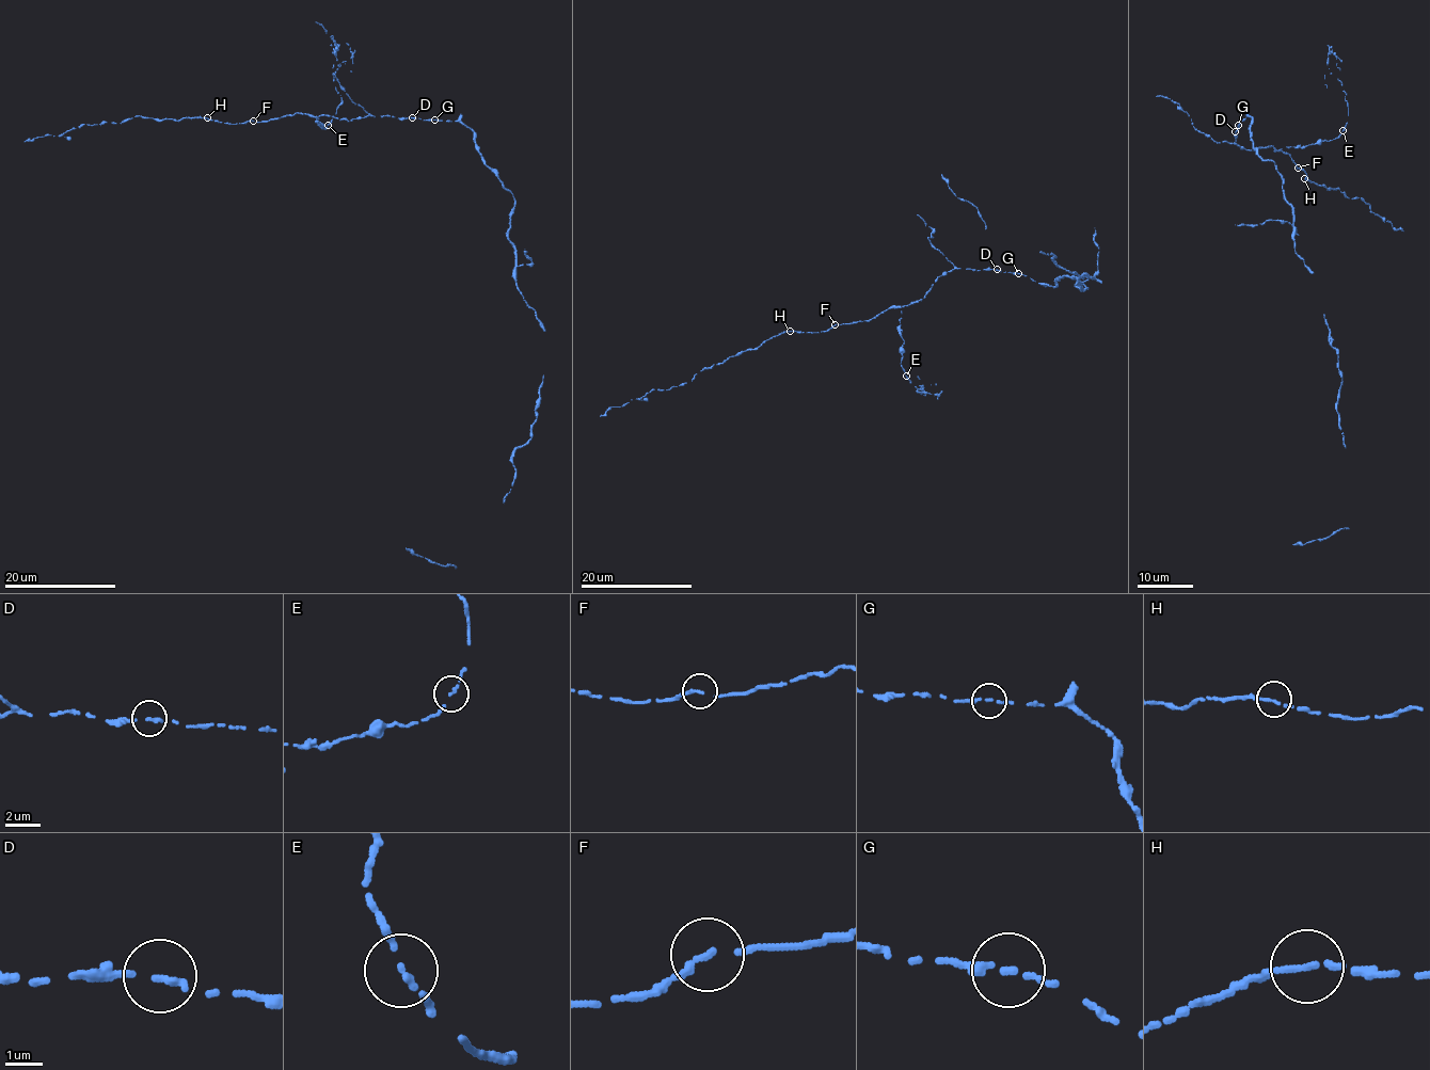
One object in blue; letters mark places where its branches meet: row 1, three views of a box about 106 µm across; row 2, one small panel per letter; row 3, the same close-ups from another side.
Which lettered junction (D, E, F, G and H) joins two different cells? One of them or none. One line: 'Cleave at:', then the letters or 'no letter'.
Cleave at: E

